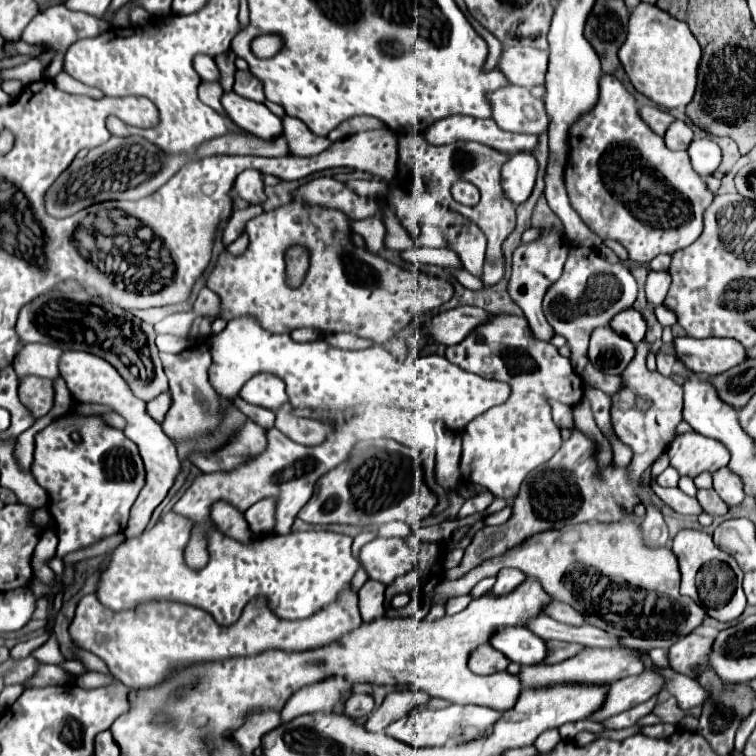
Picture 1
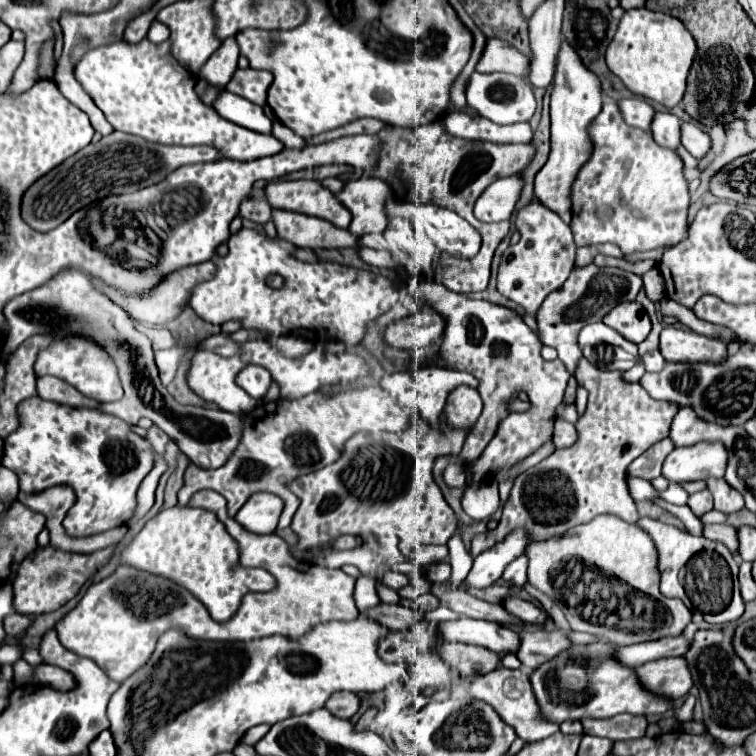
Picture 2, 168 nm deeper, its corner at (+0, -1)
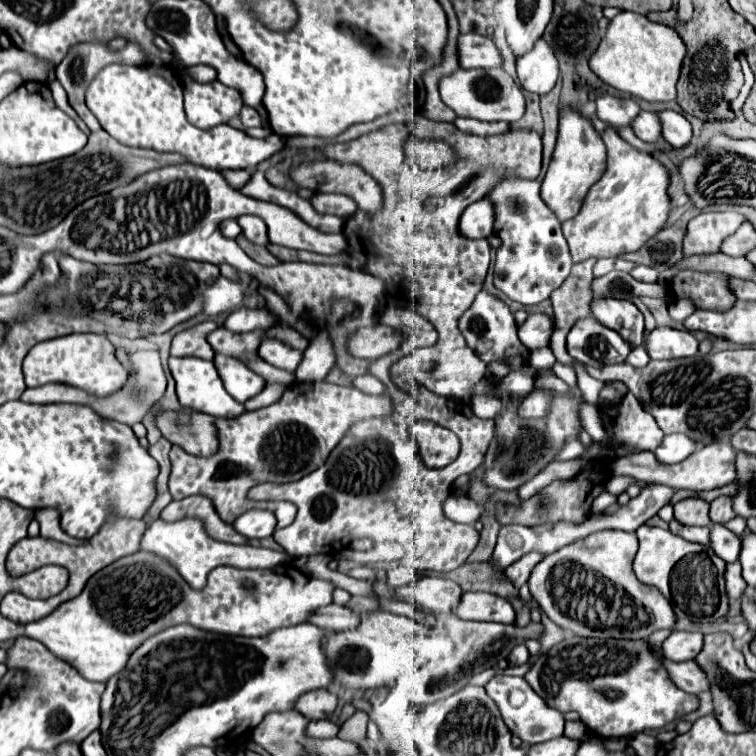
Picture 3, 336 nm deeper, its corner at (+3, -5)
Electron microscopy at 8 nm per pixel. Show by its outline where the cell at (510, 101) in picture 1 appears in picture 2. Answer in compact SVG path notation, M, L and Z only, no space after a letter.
M474 72L468 88L466 88L466 100L468 106L478 110L480 116L496 122L496 124L518 124L518 122L530 122L534 110L536 110L536 100L532 94L532 86L518 76L504 74L504 72L492 72L492 74L480 74Z

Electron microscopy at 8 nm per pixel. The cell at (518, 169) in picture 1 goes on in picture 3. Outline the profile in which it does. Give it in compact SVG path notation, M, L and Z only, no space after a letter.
M487 198L465 208L459 220L459 234L467 238L487 238L493 234L493 204Z

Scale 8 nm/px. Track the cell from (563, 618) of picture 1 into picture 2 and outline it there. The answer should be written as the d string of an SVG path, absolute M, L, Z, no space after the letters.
M508 596L506 602L504 602L504 608L508 612L512 612L514 616L518 616L520 620L534 622L534 624L544 624L550 618L548 612L542 606L536 606L536 604L528 602L528 600L522 600L518 596Z

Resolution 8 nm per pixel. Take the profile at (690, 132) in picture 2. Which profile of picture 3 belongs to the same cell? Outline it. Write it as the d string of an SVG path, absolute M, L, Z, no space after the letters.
M661 110L661 112L657 112L657 116L661 120L665 142L669 142L675 148L681 148L681 146L689 144L691 124L687 122L687 118L683 114L673 112L673 110Z

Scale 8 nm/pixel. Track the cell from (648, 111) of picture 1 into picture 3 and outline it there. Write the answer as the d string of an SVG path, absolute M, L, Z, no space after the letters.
M601 96L595 100L597 104L597 116L603 122L609 122L613 126L629 126L631 120L639 114L639 104L631 98L617 98L617 96Z

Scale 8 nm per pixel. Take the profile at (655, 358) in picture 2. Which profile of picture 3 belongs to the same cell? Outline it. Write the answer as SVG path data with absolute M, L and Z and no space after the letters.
M643 346L631 348L631 352L629 352L629 356L627 356L627 362L629 362L631 366L637 366L637 368L643 368L649 360L651 360L651 358L649 358L649 354L647 354L647 350L645 350Z

